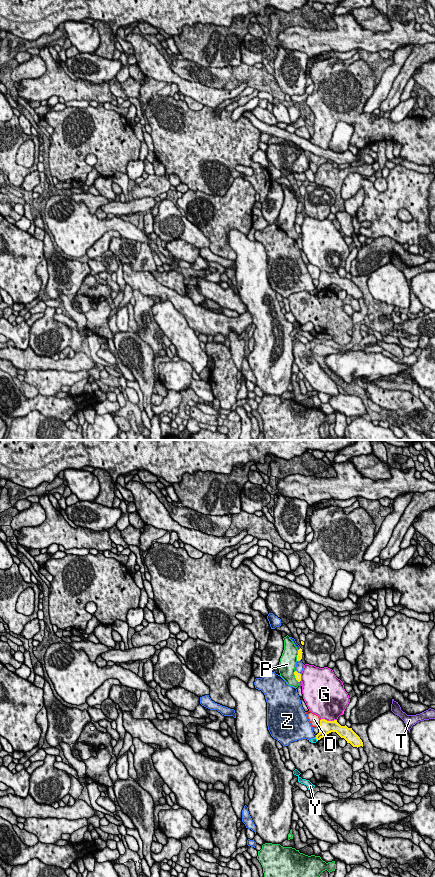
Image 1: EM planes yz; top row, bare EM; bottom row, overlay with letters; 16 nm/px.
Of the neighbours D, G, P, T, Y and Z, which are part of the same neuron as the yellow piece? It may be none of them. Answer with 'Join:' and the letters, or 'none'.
Join: none

